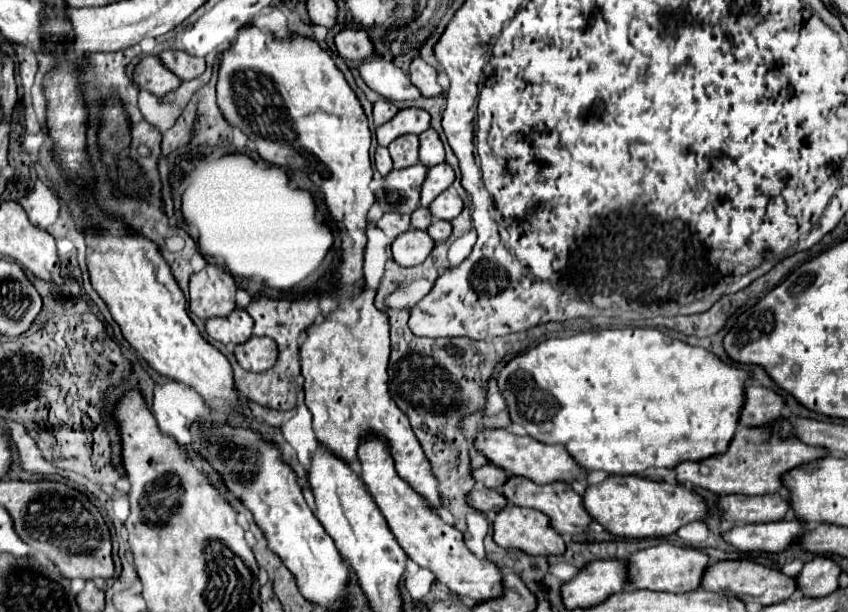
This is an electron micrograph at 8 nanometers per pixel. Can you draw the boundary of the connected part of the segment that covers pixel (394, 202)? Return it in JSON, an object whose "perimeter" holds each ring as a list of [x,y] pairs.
{"perimeter":[[[417,163],[405,169],[393,169],[385,179],[383,187],[375,191],[375,199],[385,213],[407,213],[411,215],[419,207],[421,185],[425,181],[427,167]]]}

